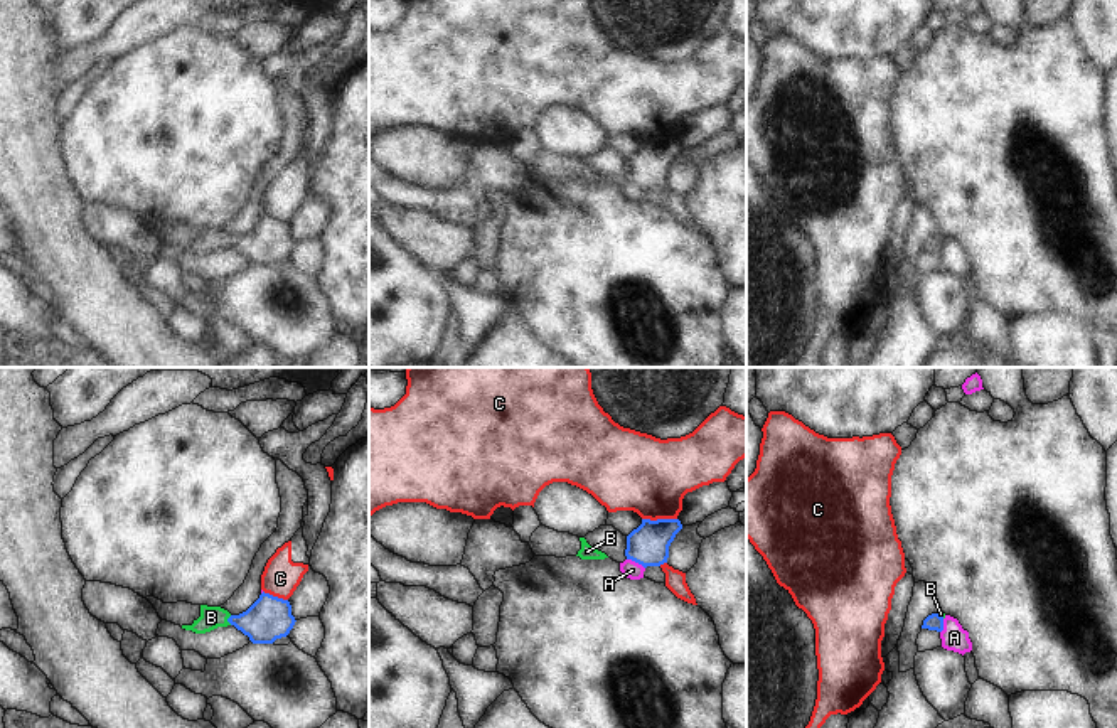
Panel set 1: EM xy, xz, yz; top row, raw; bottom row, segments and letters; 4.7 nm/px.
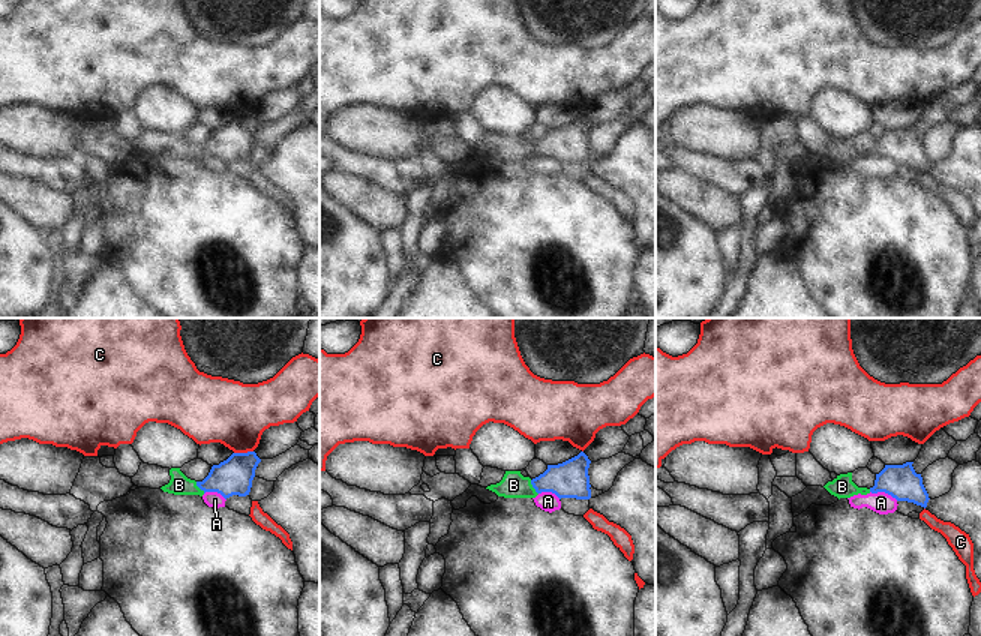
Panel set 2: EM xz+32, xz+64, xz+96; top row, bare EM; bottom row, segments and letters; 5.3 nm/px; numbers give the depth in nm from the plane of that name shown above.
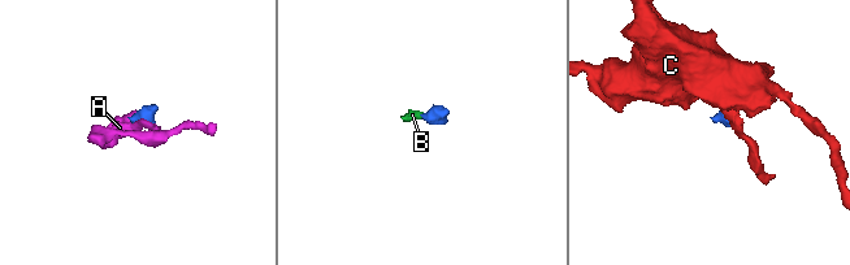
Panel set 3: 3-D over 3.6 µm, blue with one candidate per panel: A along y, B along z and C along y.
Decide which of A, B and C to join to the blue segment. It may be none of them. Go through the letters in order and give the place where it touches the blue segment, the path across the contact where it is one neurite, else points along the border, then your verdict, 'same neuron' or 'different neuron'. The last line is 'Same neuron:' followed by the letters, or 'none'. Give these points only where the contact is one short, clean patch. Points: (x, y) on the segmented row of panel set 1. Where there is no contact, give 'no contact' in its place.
A: contact xz (635, 562); border xz (627, 558), (644, 568); different neuron
B: contact xy (228, 620); way xy (270, 617), (265, 620), (228, 620), (211, 617); same neuron
C: contact xz (659, 519); border xz (642, 518), (676, 519); different neuron
Same neuron: B

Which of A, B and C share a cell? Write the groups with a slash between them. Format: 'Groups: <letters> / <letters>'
Groups: A / B / C

